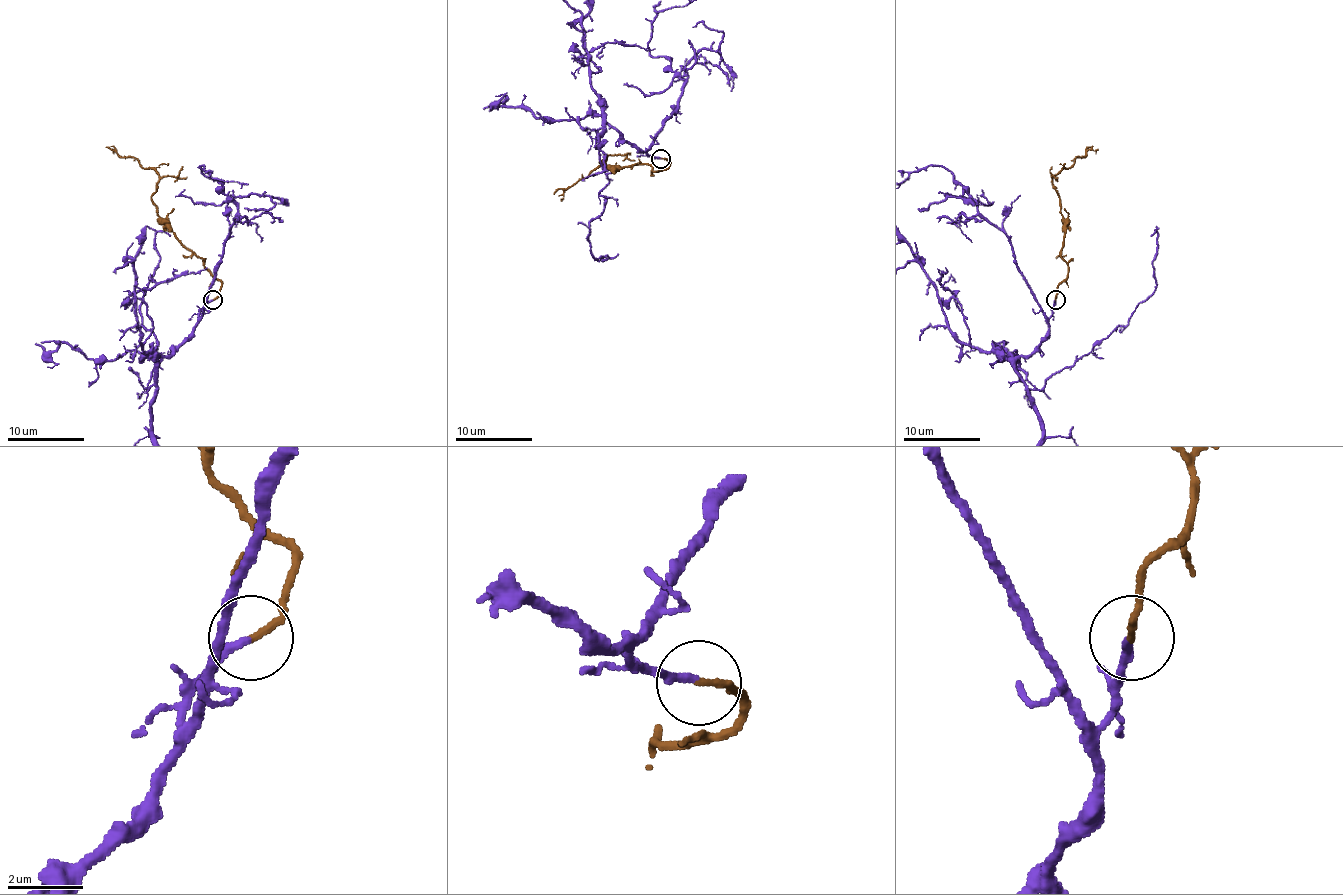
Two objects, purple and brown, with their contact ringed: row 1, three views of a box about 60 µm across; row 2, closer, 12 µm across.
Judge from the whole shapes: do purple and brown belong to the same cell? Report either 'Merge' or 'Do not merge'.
Merge

